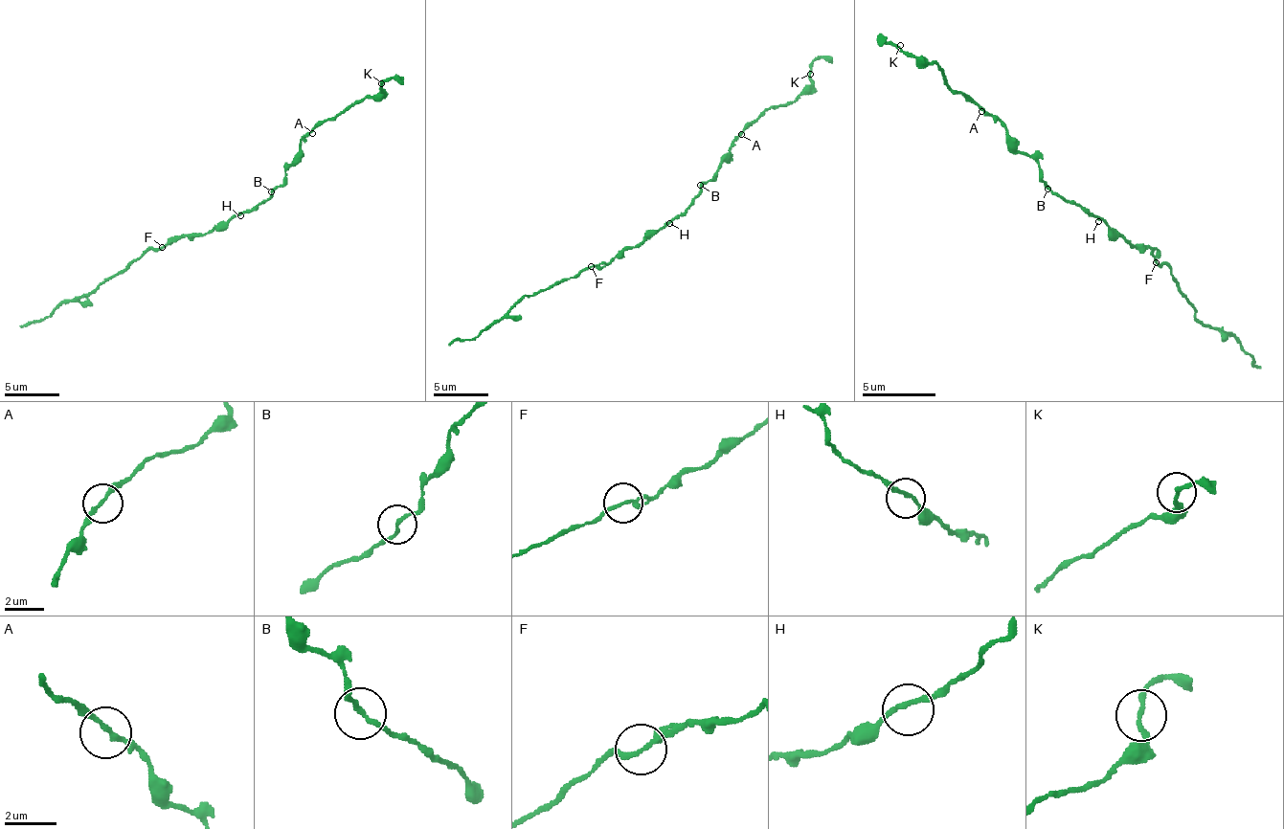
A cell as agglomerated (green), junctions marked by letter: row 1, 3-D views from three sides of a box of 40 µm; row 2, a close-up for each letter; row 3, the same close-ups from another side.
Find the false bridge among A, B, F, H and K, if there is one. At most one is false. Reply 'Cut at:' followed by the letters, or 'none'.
Cut at: none

